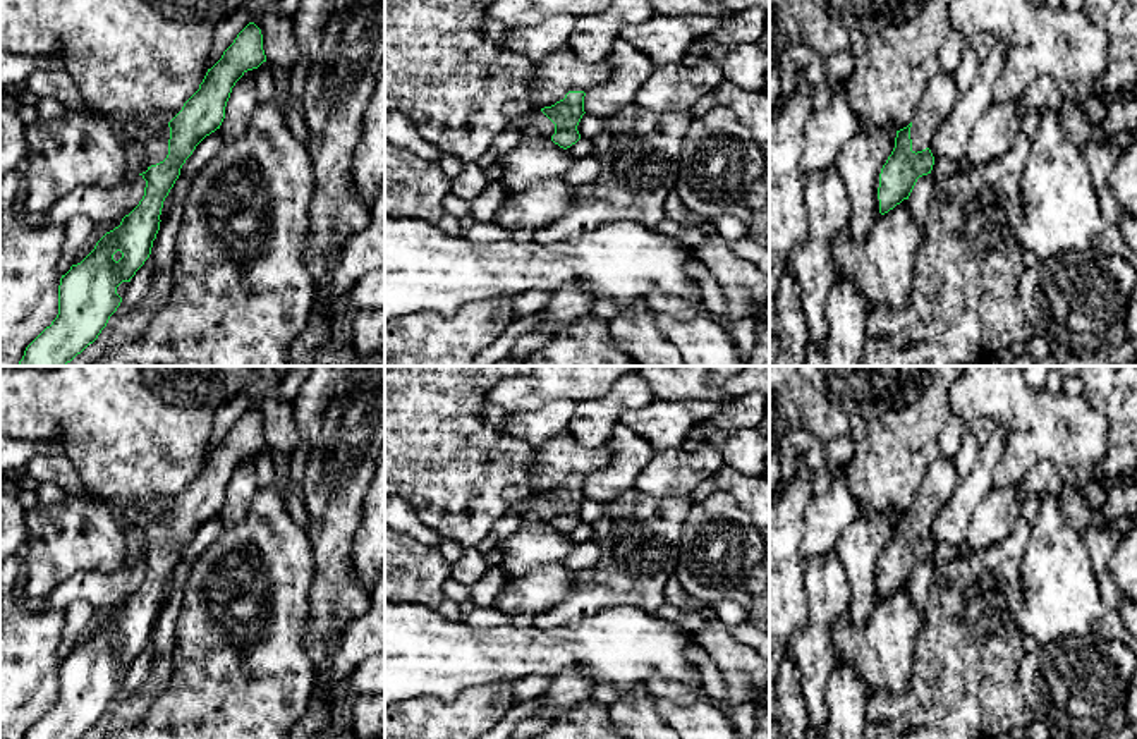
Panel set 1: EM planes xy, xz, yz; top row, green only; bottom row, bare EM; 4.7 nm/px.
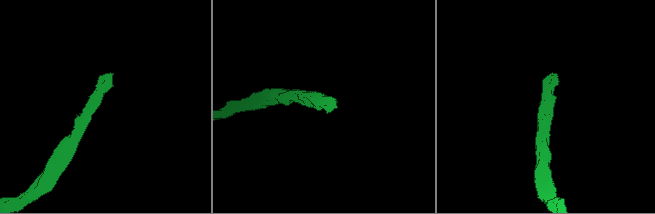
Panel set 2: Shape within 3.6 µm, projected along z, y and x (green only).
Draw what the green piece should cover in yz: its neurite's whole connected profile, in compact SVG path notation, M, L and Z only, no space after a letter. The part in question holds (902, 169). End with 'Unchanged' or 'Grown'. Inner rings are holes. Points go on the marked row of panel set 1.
M939 70L927 84L912 122L897 131L895 148L879 174L879 213L885 215L909 199L919 177L931 174L934 156L929 150L931 137L950 115L958 91L953 74Z. Grown

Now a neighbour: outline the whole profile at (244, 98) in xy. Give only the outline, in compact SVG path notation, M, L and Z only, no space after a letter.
M258 69L244 72L244 76L232 88L225 107L225 119L220 125L223 144L239 139L249 125L254 108L261 103L256 86Z

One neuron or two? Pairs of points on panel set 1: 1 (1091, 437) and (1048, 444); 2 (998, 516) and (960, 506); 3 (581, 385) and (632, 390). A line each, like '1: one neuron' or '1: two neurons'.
1: one neuron
2: two neurons
3: two neurons

